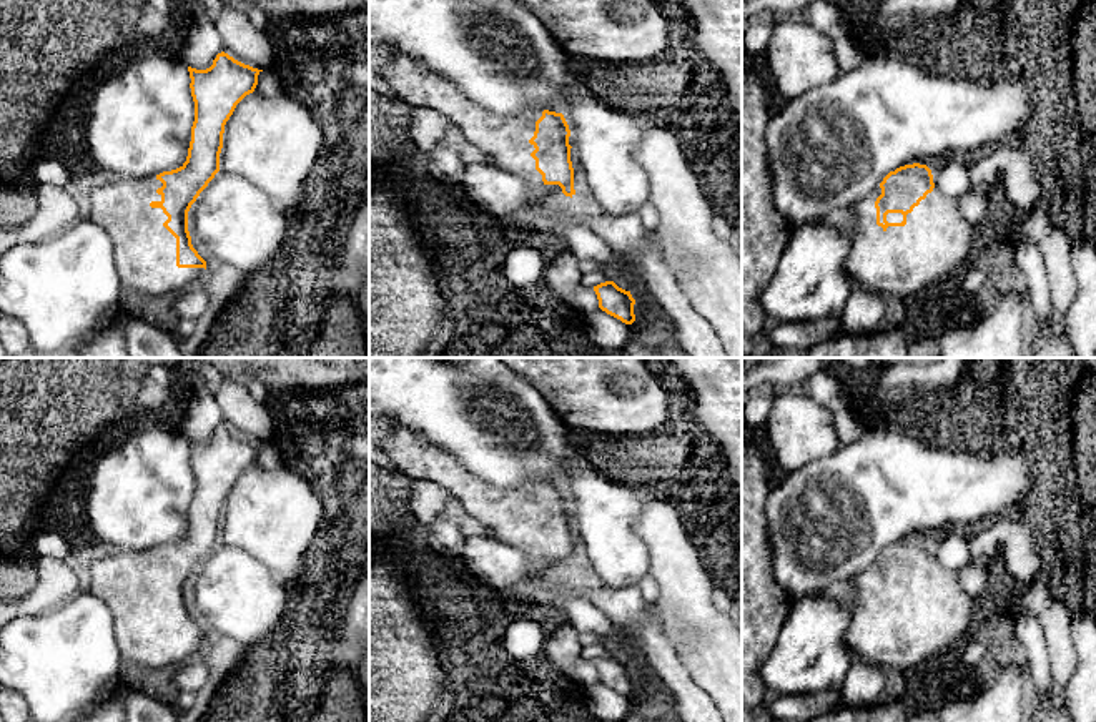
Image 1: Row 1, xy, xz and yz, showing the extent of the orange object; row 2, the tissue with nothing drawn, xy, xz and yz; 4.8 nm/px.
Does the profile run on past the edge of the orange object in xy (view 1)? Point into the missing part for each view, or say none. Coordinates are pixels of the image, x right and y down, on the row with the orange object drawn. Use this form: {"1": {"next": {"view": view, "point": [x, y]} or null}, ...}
{"1": {"next": {"view": "xy", "point": [145, 252]}}}

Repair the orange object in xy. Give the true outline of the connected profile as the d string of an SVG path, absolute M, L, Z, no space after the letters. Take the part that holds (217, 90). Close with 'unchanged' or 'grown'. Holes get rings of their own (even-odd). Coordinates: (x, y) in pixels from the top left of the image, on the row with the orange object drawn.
M221 52L210 68L188 72L195 121L186 161L156 176L115 178L91 191L90 218L113 243L121 286L150 296L203 281L206 261L191 245L188 211L220 171L225 125L263 70Z | grown

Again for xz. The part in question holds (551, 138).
M392 55L383 62L384 80L394 96L411 106L432 108L456 125L466 140L482 150L492 165L524 180L534 191L550 191L554 200L575 195L570 161L570 130L562 113L524 108L516 116L496 115L471 101L451 80L429 68L422 60Z | grown

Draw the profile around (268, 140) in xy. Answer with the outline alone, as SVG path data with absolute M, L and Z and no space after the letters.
M288 93L246 95L225 125L220 170L253 185L303 185L323 146L323 130L308 106Z

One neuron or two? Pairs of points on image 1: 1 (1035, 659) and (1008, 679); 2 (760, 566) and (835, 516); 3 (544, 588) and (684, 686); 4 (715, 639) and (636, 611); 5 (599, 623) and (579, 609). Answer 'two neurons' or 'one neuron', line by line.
1: two neurons
2: two neurons
3: one neuron
4: two neurons
5: one neuron

